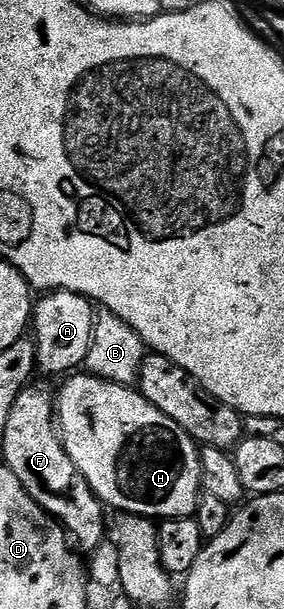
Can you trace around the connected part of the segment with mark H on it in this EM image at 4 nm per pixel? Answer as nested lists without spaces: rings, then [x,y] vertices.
[[[88,372],[74,373],[64,382],[65,387],[55,394],[55,421],[61,443],[101,503],[113,512],[137,514],[150,520],[185,520],[198,511],[203,498],[201,451],[191,435],[183,432],[175,420],[163,416],[133,386],[108,382]]]

